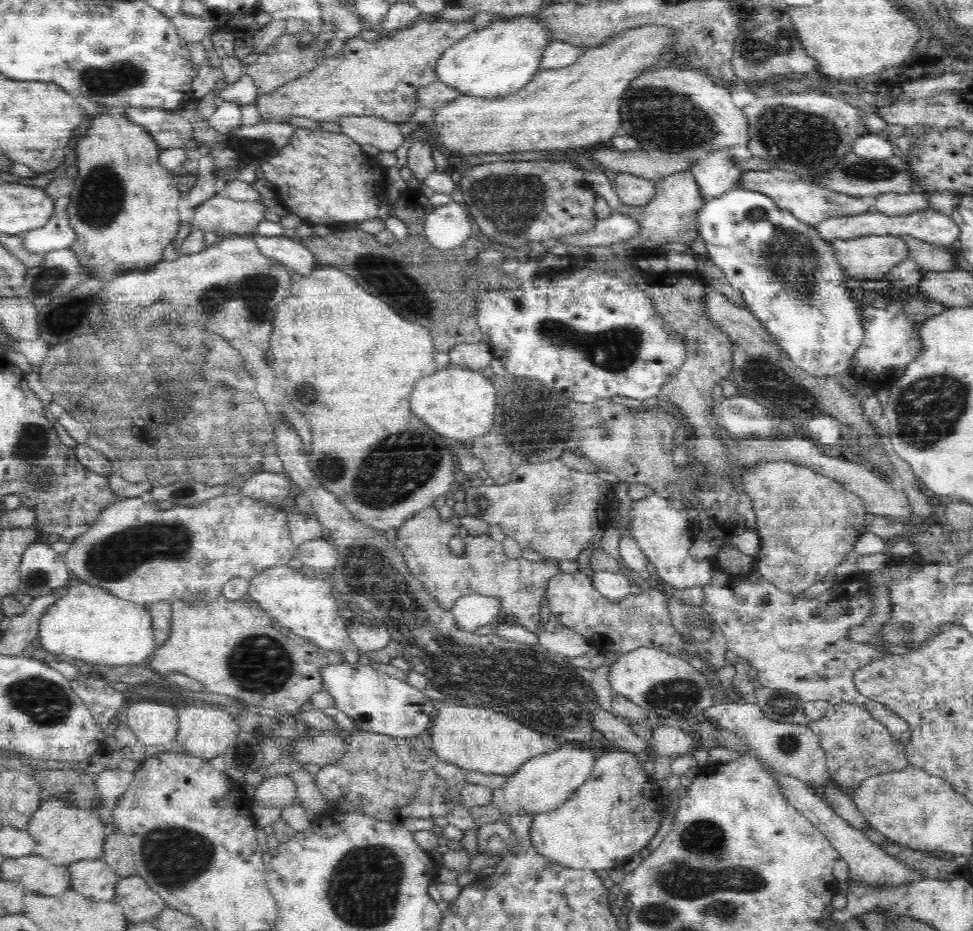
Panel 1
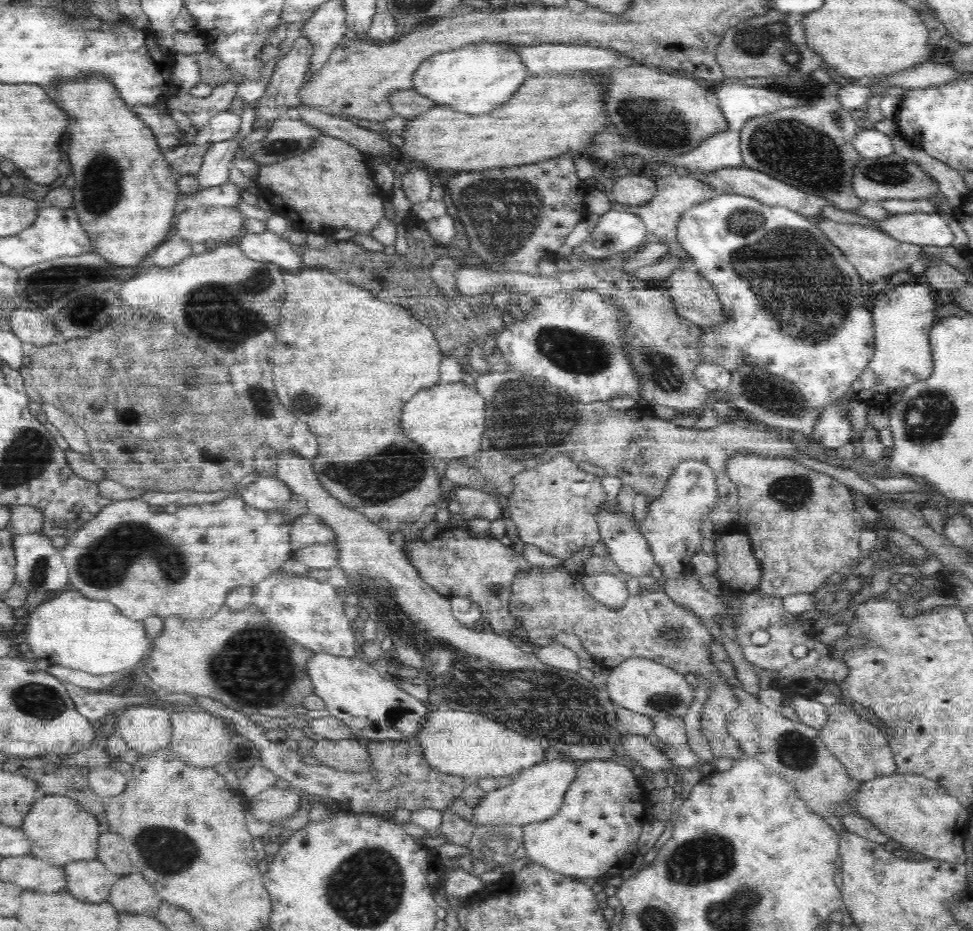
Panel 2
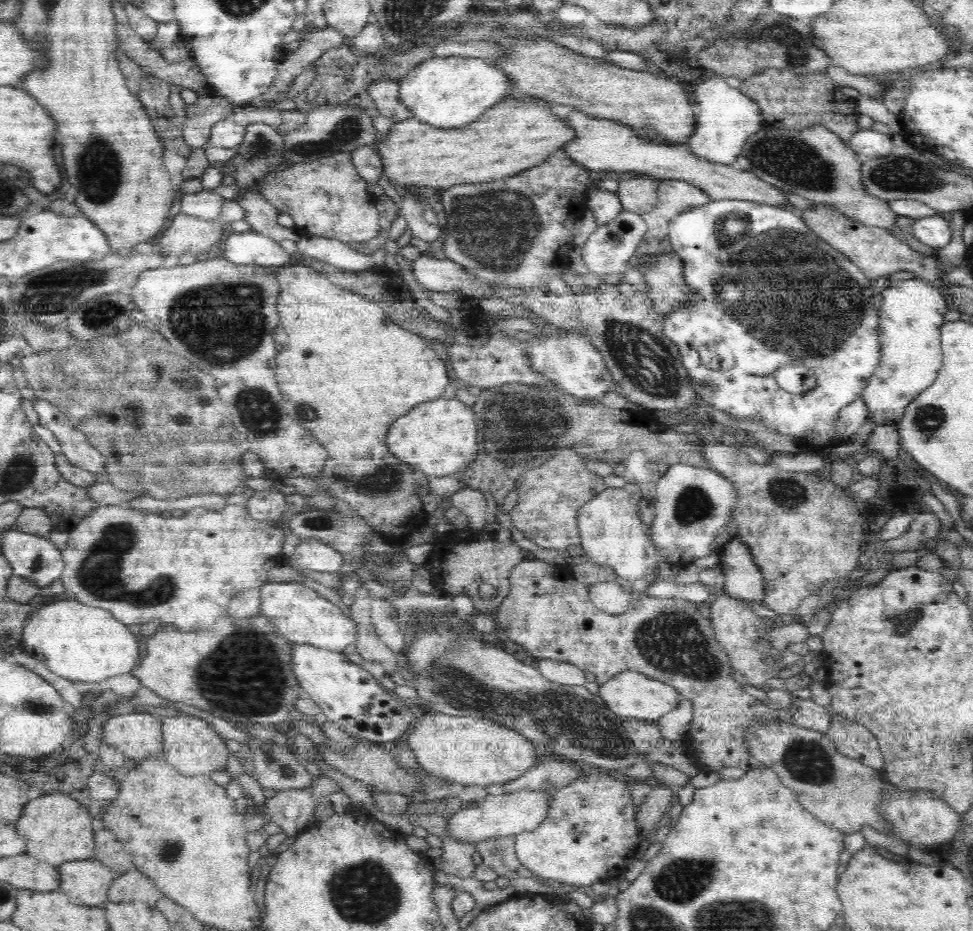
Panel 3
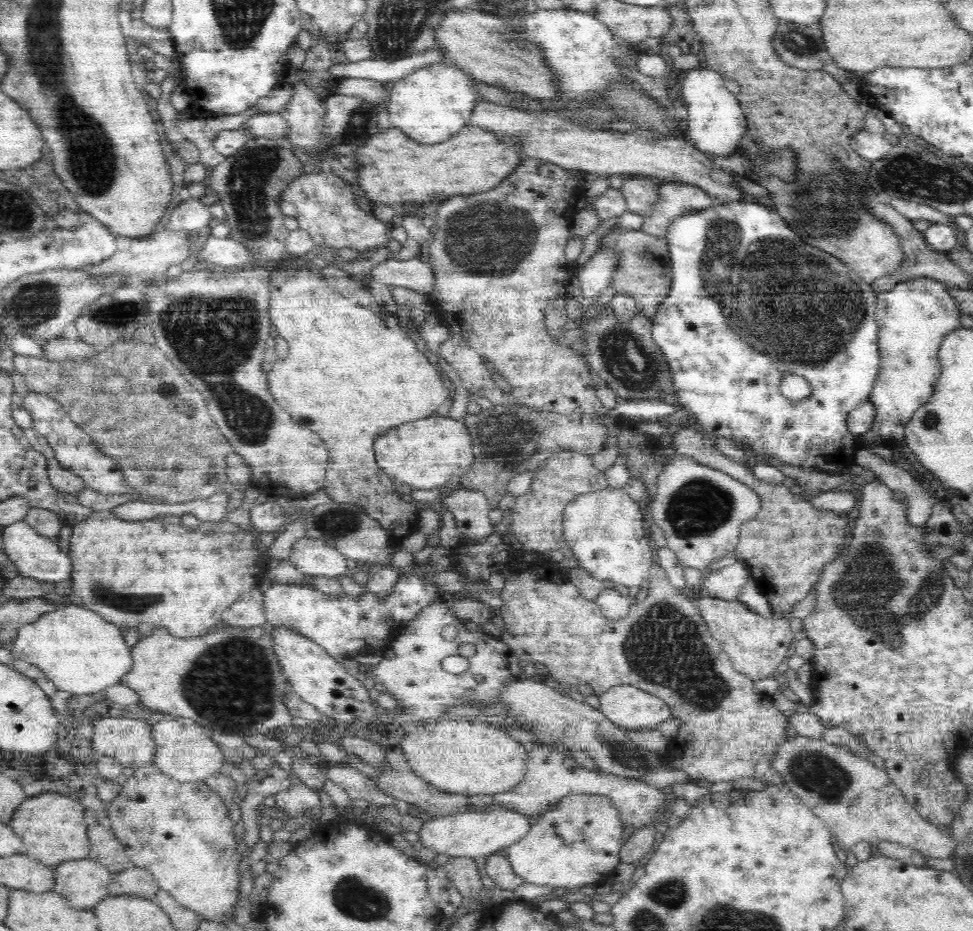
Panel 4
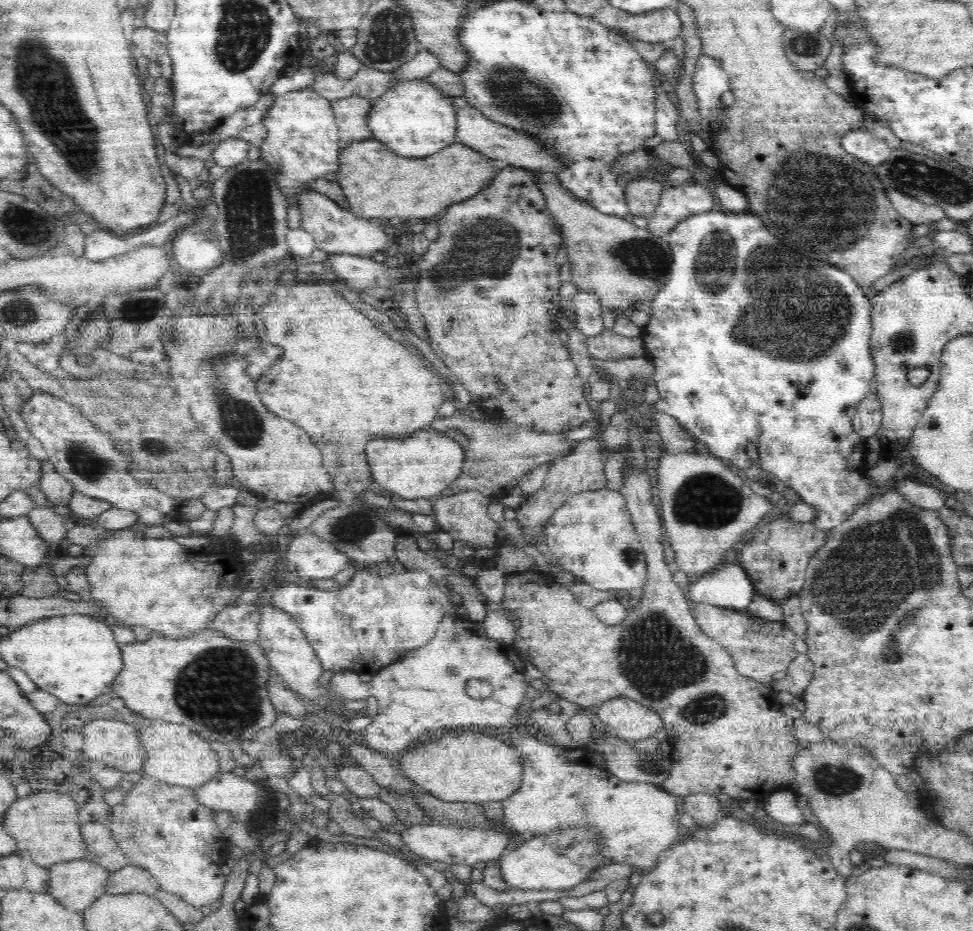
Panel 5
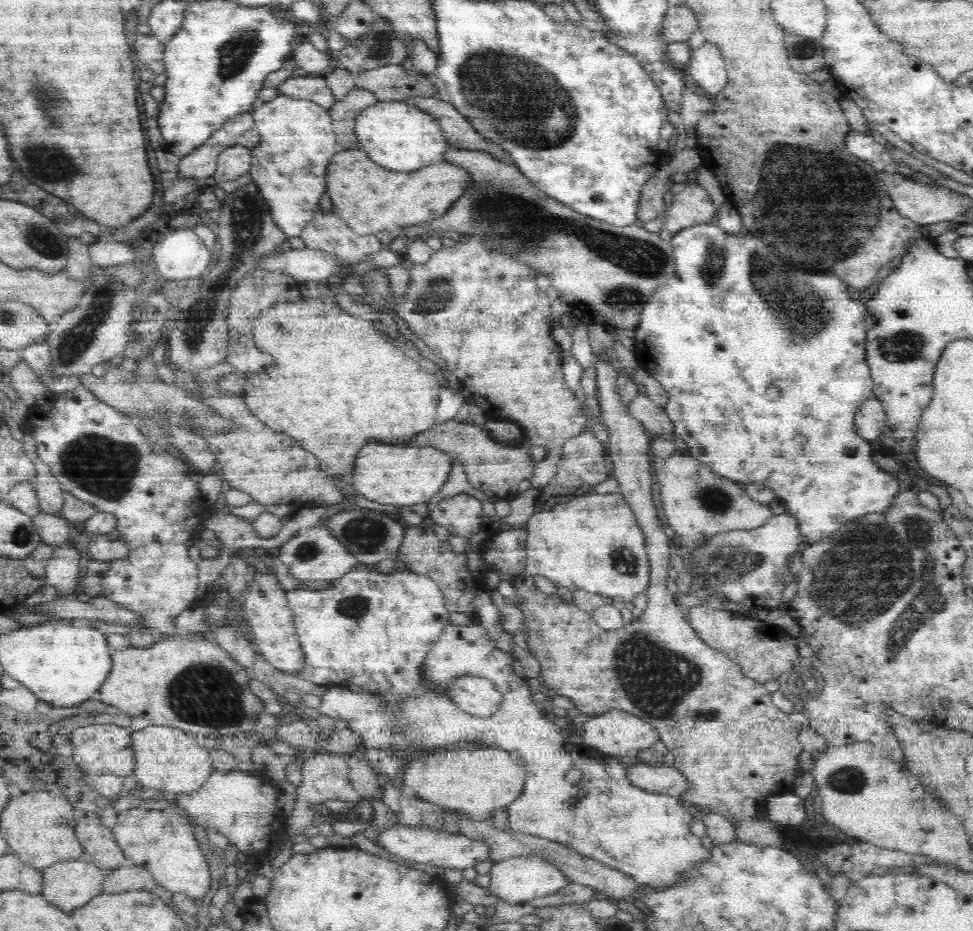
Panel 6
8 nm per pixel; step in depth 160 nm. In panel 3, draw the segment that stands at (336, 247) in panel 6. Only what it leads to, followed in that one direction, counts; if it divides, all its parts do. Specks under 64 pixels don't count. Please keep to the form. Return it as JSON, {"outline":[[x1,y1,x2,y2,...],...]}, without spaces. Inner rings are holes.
{"outline":[[336,152,312,162,290,164,285,170,266,174,258,182,258,190,280,213,289,214,294,219,294,229,300,230,302,234,335,238,344,243,372,240,380,232,380,216,375,207,378,197,368,194,368,182,358,174,349,154,350,152]]}

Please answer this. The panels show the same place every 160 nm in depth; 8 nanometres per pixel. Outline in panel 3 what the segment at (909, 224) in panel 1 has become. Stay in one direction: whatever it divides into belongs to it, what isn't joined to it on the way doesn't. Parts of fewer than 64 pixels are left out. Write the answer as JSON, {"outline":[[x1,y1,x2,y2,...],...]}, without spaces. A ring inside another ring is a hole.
{"outline":[[943,214,914,219,908,230,920,242,936,249,946,246,952,240,951,224,948,217]]}

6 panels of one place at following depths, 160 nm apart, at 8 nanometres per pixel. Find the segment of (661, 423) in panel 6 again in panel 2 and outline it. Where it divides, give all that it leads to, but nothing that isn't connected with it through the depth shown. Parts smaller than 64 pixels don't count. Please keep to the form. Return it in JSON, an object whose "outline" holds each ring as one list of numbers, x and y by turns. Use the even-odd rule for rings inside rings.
{"outline":[[735,454,727,460,726,474,738,487,739,518,746,523,746,534,762,571,761,592,782,599,790,594,814,593,828,583,827,579,834,572,847,575,851,567,858,564,862,552,858,545,859,535,865,524,849,487,786,457]]}

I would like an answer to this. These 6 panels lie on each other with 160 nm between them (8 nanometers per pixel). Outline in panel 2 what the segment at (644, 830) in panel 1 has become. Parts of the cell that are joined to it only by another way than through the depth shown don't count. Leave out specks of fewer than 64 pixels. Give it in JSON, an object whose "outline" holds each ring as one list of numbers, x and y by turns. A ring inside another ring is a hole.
{"outline":[[619,759,583,762,565,793,564,802,556,815,523,826,523,845,529,860,560,875,580,880,598,879,611,872,618,872,622,862,639,853,636,842,644,824,653,820,650,814,652,806,647,799,648,792,636,780,630,765]]}

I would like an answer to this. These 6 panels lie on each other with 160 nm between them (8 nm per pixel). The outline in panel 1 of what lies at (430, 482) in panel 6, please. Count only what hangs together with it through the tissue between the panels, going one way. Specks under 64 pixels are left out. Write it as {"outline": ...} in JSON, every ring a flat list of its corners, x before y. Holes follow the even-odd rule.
{"outline":[[451,365,418,380,410,396,410,410,434,432,442,434,442,438,448,438,448,442,451,439,468,444,470,440,476,444,476,440,487,437,494,424,496,398,496,389,488,372]]}

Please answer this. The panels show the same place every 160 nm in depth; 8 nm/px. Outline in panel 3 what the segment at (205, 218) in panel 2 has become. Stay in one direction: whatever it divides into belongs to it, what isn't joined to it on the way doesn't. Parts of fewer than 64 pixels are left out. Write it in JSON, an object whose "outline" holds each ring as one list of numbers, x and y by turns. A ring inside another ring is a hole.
{"outline":[[179,213,172,218,170,227,154,243,160,248,164,257,181,257,184,255,197,256,199,253,210,252,210,247,222,238,224,230,217,220,200,220,195,216]]}

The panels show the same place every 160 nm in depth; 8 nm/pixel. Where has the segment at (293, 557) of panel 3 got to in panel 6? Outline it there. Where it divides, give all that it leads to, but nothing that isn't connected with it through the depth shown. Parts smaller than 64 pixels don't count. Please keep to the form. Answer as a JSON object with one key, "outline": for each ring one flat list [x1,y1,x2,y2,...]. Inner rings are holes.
{"outline":[[322,523,303,529,299,534,281,544,278,560,284,564,290,574,300,580,333,581,350,572,359,563,359,560]]}

